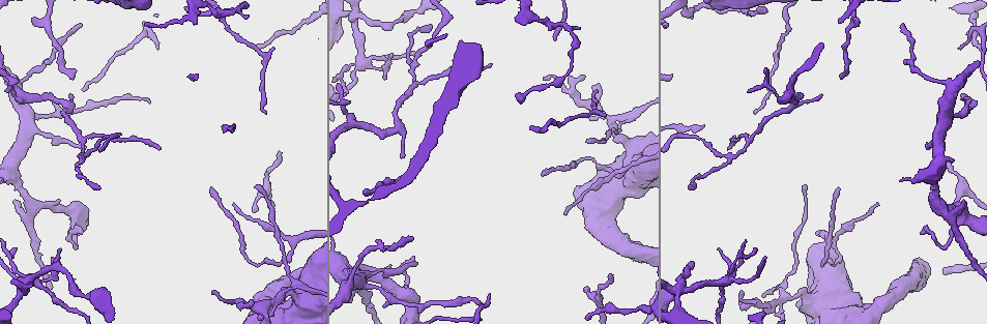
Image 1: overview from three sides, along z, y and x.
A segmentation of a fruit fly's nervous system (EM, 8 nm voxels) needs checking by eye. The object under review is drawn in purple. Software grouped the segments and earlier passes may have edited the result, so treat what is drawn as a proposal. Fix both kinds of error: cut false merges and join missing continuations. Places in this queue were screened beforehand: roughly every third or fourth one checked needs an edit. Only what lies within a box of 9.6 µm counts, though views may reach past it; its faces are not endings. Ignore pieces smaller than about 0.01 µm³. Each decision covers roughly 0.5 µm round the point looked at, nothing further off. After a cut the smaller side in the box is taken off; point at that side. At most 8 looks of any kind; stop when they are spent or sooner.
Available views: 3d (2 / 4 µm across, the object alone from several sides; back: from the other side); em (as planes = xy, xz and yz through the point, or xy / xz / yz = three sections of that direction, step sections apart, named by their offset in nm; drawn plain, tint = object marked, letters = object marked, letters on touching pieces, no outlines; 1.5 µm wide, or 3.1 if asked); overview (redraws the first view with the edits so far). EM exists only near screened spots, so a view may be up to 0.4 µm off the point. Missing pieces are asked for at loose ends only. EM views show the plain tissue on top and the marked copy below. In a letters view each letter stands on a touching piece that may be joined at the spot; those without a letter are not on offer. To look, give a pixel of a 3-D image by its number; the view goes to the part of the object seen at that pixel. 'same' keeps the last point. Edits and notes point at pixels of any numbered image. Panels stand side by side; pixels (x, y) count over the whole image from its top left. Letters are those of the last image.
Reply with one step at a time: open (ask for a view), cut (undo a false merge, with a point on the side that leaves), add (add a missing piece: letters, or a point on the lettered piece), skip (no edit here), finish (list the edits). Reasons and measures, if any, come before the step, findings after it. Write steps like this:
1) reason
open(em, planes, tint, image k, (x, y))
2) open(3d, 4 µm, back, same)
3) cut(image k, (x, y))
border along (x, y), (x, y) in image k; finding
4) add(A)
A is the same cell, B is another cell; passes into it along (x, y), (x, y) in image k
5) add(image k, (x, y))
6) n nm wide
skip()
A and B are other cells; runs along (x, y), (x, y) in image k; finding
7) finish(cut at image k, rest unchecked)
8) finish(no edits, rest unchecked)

an open end
open(em, planes, letters, image 1, (82, 232))

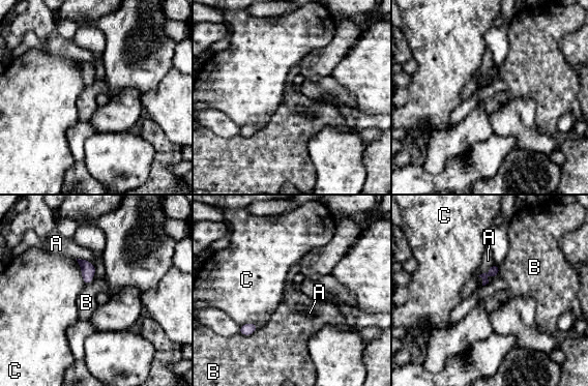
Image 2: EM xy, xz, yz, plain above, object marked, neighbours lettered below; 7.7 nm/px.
C touches over 220 nm
skip()
A, B and C are other cells; none of them fits

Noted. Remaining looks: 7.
branch stops here
open(em, xz, step 8, tint, image 1, (490, 294))

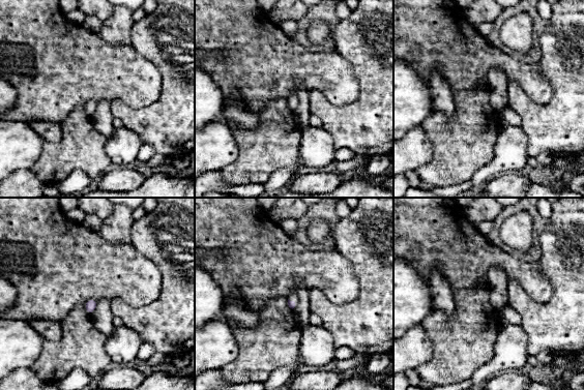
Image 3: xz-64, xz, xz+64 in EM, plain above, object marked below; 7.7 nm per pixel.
another direction
open(em, planes, letters, same)

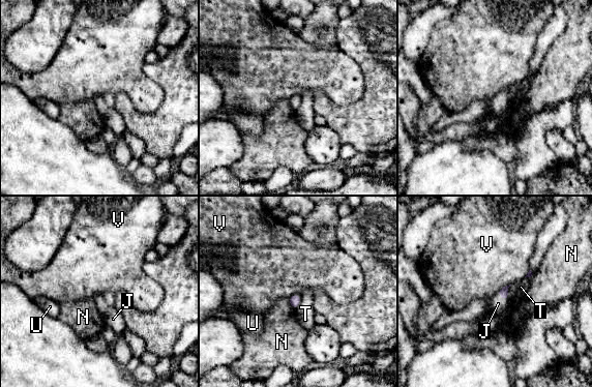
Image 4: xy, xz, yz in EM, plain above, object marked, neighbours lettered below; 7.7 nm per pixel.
V touches over 150 nm
add(J)
J is the same cell, N, T, U and V are other cells; passes into it along (503, 292), (501, 296), (498, 303) in image 4; it goes on there

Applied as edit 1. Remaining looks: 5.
open(overview)

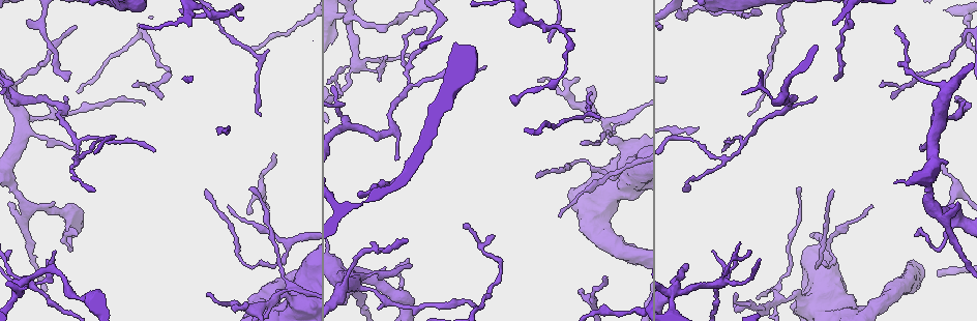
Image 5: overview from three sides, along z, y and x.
tapers out
open(em, planes, tint, image 5, (136, 86))

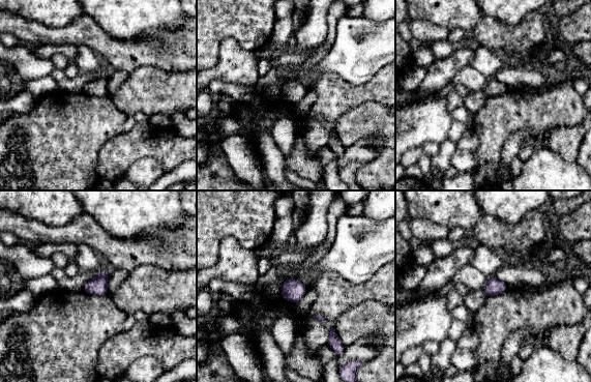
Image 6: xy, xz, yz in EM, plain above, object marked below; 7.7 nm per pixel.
what lies round it
open(em, planes, letters, same)

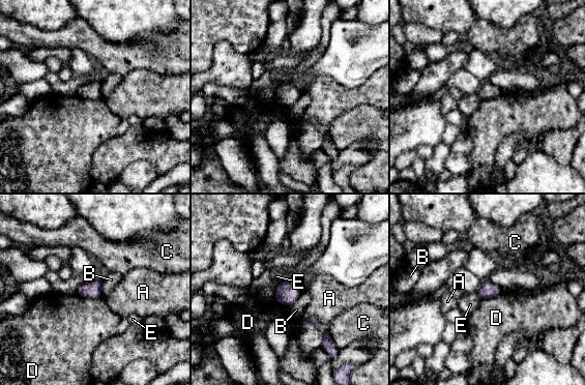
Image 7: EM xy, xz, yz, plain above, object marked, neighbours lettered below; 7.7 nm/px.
130 nm wide
skip()
A, B, C, D and E are other cells; border along (76, 294), (82, 297), (100, 297) in image 7; no lettered piece goes on from it

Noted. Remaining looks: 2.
finish(add at image 4, rest unchecked)

